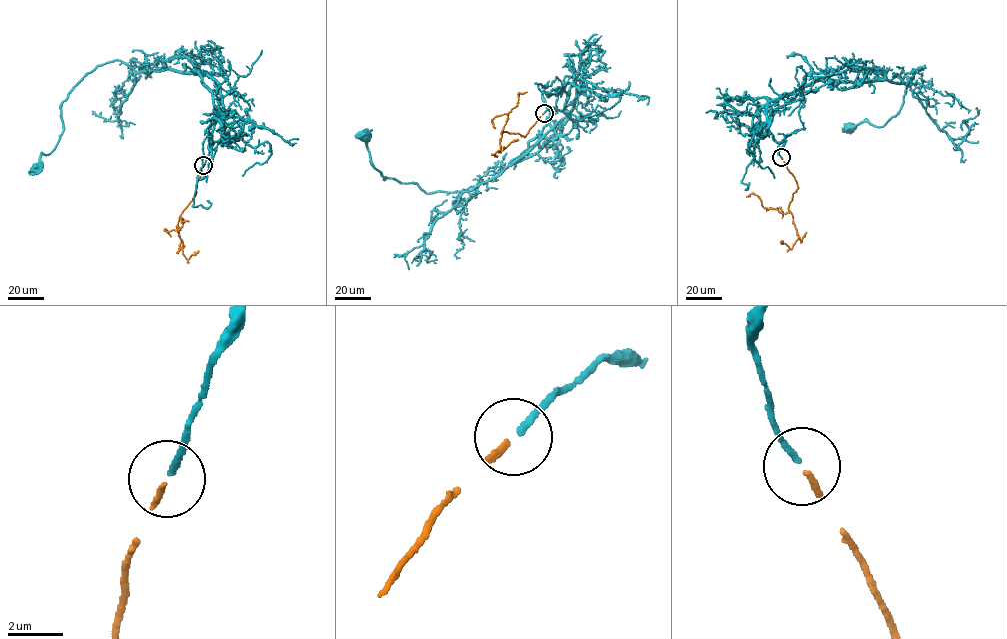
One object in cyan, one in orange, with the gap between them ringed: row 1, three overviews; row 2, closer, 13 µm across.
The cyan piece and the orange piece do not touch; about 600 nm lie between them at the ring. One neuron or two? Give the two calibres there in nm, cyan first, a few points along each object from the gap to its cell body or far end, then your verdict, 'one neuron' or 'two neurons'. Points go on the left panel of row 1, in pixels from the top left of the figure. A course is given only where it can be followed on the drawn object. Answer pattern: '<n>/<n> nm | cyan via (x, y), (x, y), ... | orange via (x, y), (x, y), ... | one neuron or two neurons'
240/200 nm | cyan via (204, 165), (215, 119), (202, 72), (136, 72), (119, 60), (70, 91), (63, 132), (37, 168) | orange via (203, 166), (195, 195), (178, 222), (184, 255), (189, 259), (198, 250) | one neuron

